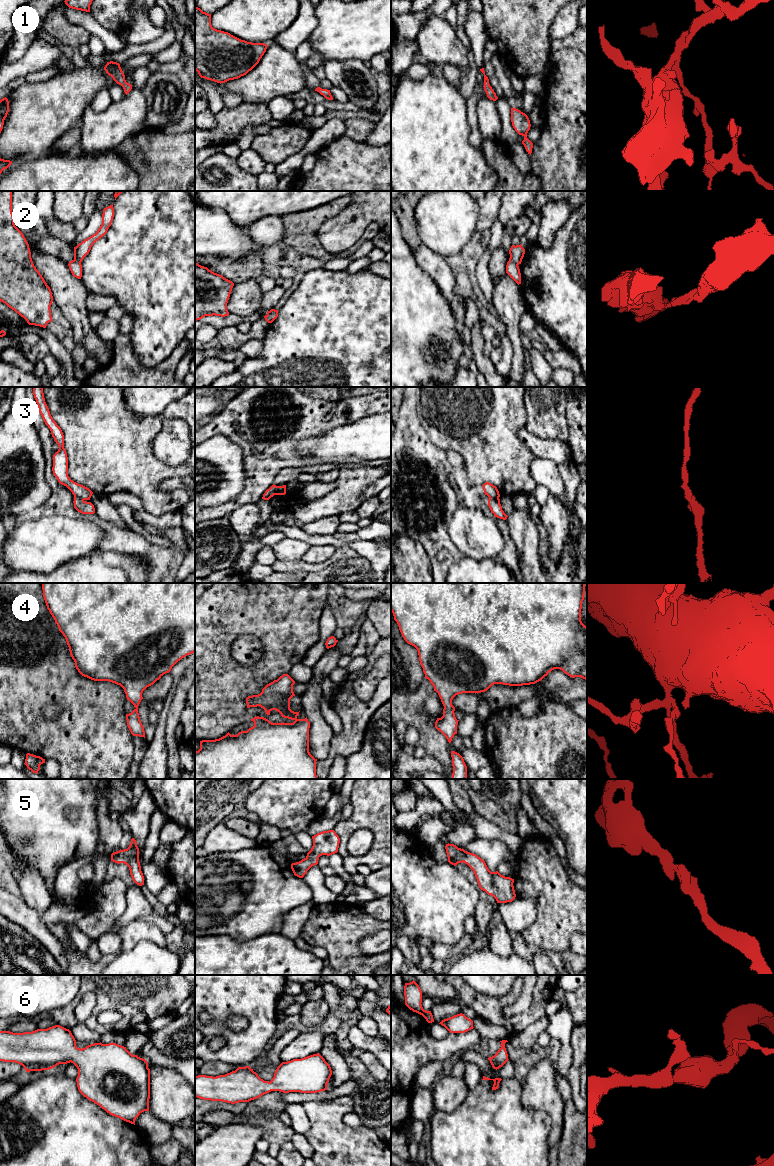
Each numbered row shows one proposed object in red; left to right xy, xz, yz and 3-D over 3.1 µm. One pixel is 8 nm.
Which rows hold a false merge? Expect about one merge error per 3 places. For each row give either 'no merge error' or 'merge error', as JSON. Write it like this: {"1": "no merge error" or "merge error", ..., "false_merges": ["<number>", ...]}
{"1": "no merge error", "2": "merge error", "3": "merge error", "4": "no merge error", "5": "no merge error", "6": "no merge error", "false_merges": ["2", "3"]}

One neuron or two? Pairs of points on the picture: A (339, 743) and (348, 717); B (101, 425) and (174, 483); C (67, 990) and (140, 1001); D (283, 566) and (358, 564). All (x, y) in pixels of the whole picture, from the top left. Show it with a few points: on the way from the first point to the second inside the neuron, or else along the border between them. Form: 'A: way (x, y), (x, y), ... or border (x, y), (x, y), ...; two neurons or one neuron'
A: way (345, 737), (348, 734), (348, 723); one neuron
B: border (184, 476), (168, 477), (159, 487); two neurons
C: border (80, 985), (76, 996), (70, 1002), (59, 1007); two neurons
D: border (351, 557), (338, 559), (321, 569), (308, 572); two neurons

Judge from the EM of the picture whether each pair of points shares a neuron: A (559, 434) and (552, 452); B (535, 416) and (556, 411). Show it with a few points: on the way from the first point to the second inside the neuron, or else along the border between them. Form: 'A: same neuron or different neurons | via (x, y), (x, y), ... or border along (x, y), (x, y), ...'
A: different neurons | border along (534, 435), (540, 438), (556, 438), (566, 444)
B: same neuron | via (540, 416), (551, 411)

